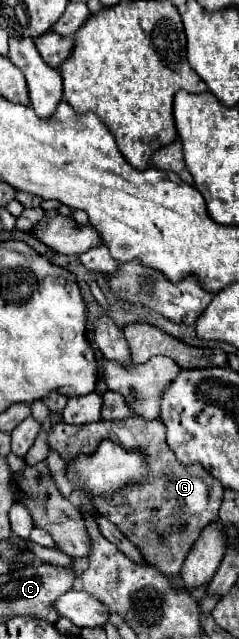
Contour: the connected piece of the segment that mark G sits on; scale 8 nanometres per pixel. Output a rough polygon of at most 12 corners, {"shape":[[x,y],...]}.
{"shape":[[160,420],[56,424],[62,460],[148,452],[144,484],[96,510],[164,574],[218,520],[222,484],[180,464]]}

